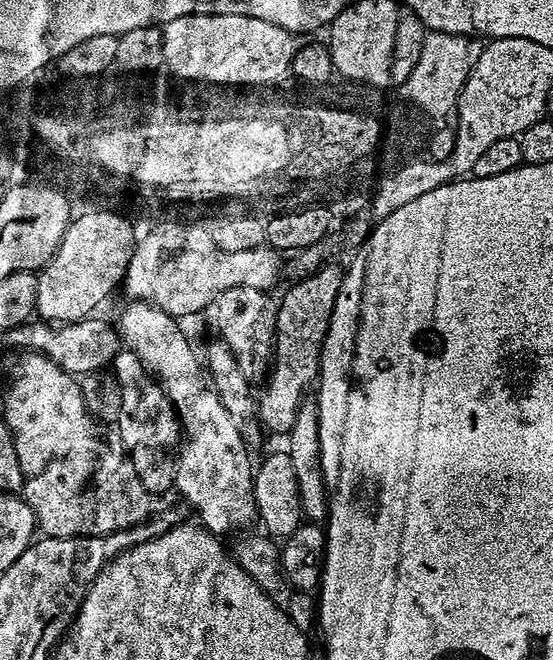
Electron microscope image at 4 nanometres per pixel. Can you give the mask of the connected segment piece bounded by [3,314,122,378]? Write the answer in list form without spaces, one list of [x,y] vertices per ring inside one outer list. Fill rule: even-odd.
[[[99,315],[87,316],[85,320],[79,320],[73,324],[60,324],[45,322],[39,318],[26,324],[20,324],[17,328],[7,329],[3,333],[4,340],[15,350],[31,350],[41,352],[43,356],[62,366],[64,372],[74,377],[85,376],[88,372],[98,372],[107,369],[112,359],[122,351],[122,341],[117,325],[107,324],[99,320]]]

